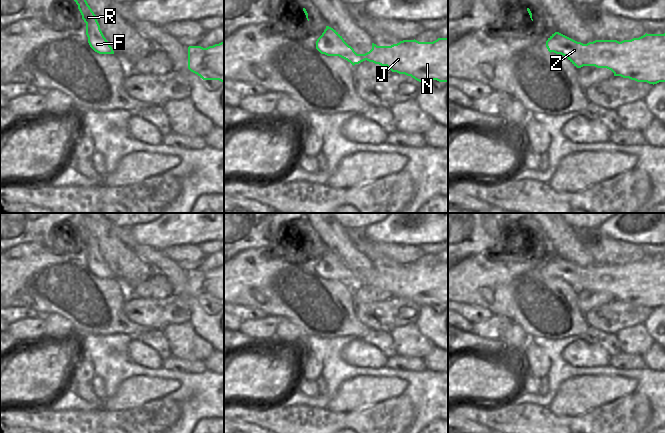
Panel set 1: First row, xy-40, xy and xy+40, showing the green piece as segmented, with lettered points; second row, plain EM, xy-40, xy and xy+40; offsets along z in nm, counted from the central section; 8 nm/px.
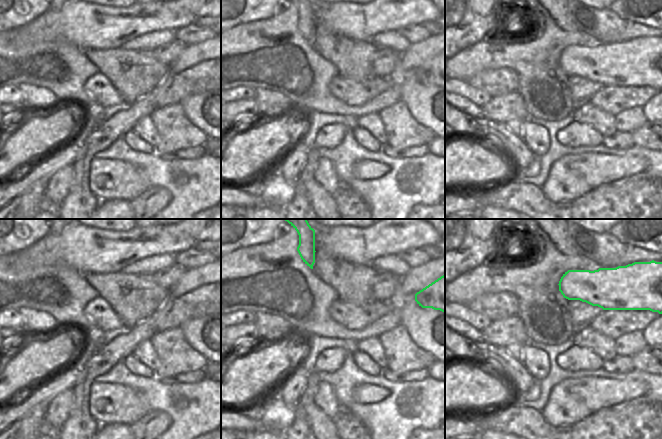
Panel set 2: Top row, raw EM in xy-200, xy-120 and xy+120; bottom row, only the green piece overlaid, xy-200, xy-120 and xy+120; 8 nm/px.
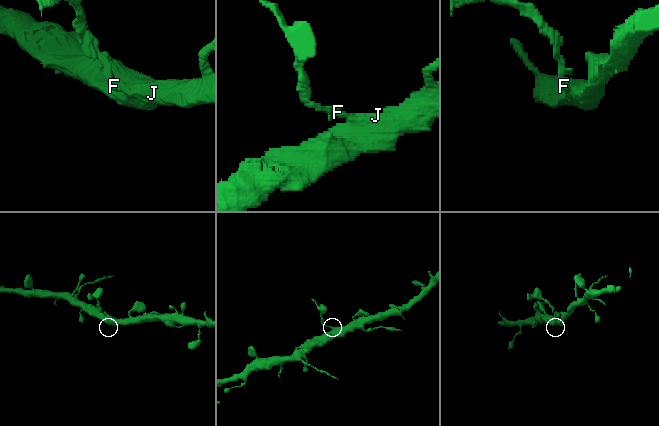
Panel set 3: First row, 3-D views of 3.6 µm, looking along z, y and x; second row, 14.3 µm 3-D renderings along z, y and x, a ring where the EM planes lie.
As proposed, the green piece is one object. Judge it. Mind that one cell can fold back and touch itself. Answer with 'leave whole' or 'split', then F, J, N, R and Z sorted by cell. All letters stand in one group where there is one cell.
leave whole | F J N R Z

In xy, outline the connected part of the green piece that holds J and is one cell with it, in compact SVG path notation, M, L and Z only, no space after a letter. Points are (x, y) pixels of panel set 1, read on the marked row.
M326 26L316 41L316 49L327 56L339 56L353 66L367 60L419 82L448 82L448 38L433 42L403 40L391 46L372 43L369 52L357 54L336 30Z

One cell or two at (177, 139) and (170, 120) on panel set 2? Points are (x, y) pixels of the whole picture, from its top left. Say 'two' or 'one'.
one

